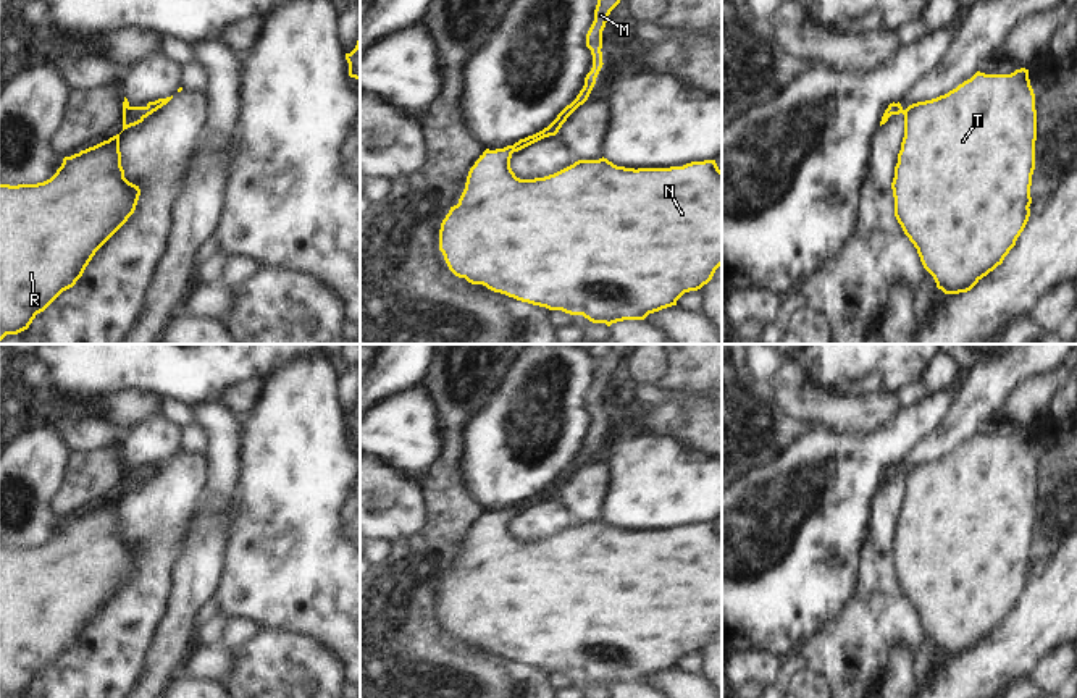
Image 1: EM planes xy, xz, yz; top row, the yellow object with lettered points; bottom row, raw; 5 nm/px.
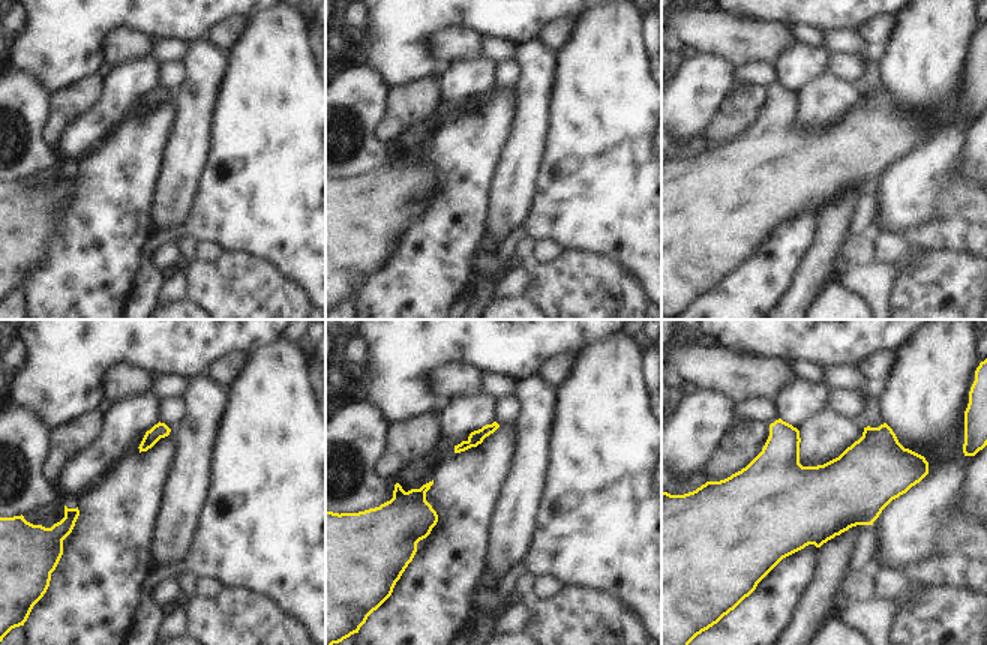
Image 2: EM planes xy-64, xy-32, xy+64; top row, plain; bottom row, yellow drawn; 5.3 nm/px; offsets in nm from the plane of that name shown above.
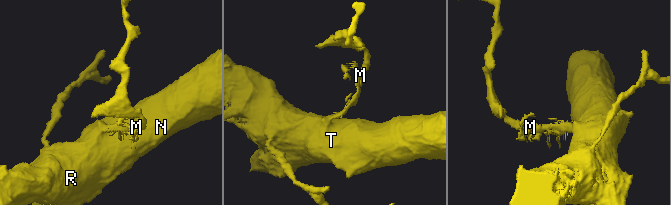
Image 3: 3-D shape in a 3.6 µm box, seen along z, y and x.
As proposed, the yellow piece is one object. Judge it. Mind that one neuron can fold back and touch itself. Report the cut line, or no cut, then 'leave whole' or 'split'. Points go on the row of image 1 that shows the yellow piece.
cut none; leave whole

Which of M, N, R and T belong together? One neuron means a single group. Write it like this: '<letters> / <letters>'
M N R T

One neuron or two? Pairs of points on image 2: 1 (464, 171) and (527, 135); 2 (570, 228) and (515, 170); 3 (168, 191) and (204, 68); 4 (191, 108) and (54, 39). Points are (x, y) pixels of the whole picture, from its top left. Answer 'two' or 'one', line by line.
1: two
2: two
3: one
4: two

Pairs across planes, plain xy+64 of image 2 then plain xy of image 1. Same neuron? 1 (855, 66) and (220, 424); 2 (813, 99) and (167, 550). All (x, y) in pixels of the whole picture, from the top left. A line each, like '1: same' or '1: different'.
1: different
2: same

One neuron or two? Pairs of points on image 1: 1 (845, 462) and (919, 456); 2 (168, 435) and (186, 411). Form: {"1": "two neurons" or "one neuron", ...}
{"1": "two neurons", "2": "two neurons"}

